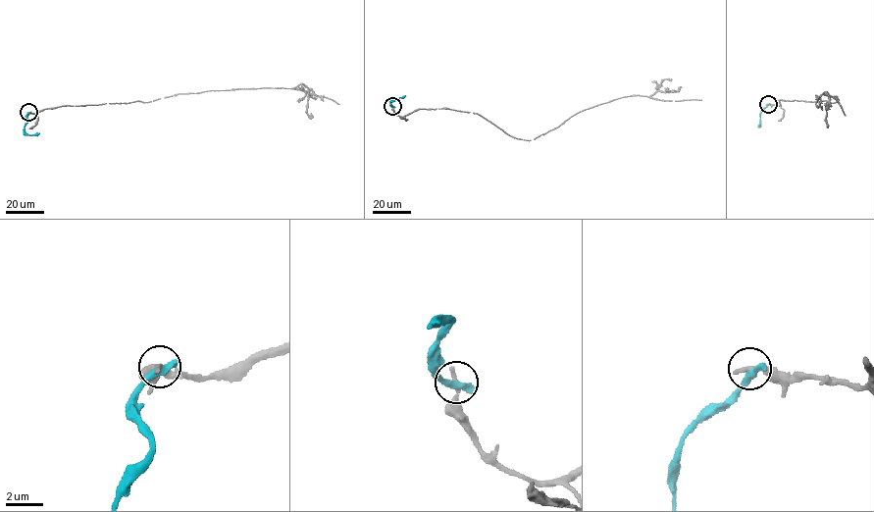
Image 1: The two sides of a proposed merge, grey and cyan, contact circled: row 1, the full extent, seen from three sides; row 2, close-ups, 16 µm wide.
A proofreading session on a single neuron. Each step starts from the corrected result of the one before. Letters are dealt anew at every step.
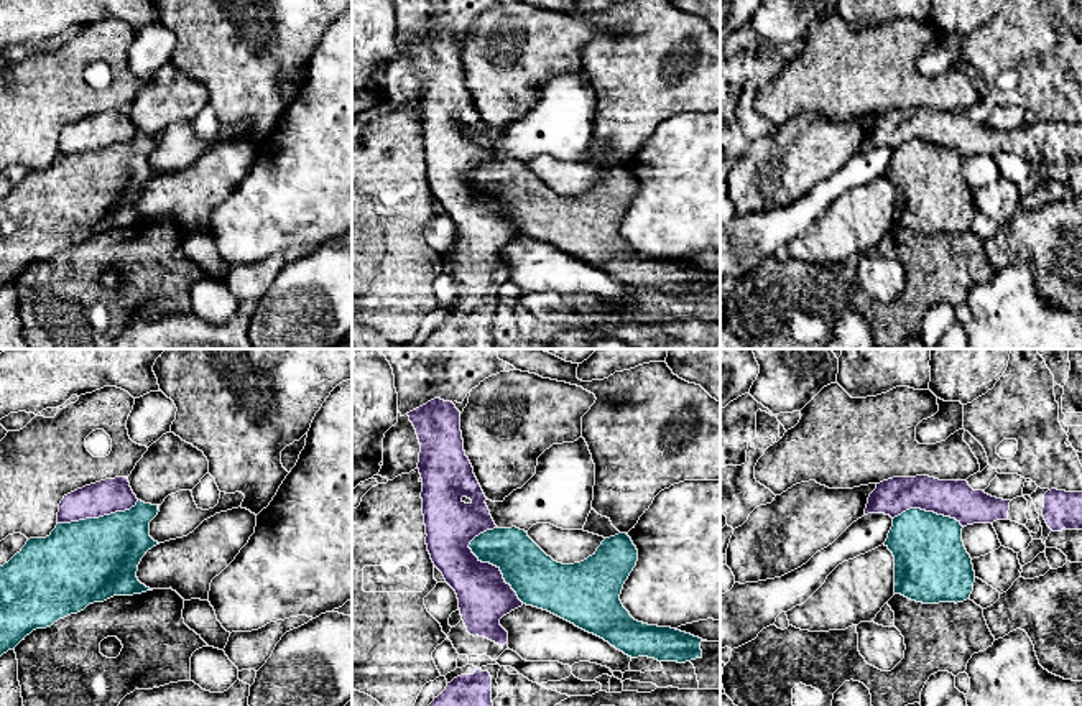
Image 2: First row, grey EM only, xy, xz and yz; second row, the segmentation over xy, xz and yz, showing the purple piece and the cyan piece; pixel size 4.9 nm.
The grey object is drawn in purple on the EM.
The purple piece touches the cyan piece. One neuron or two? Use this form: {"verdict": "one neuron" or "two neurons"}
{"verdict": "two neurons"}

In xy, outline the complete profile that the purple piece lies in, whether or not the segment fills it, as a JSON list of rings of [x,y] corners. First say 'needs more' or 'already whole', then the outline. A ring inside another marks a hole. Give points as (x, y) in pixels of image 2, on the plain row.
already whole; [[[127,109],[105,110],[64,127],[59,135],[58,155],[125,143],[136,133],[138,130]]]

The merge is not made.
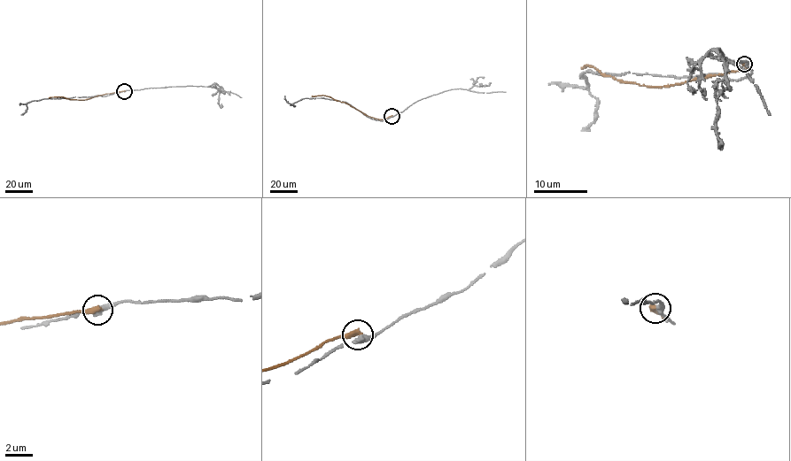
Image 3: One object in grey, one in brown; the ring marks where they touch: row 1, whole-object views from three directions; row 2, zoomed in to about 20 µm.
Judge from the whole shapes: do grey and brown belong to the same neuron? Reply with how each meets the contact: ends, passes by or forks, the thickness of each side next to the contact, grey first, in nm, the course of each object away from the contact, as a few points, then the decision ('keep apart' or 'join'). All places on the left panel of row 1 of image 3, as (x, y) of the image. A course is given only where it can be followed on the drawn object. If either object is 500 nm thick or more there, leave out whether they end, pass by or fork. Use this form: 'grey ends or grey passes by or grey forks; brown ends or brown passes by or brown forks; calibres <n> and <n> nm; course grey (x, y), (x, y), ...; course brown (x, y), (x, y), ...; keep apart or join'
grey passes by; brown ends; calibres 380 and 440 nm; course grey (124, 90), (104, 96), (28, 102), (27, 111), (21, 115); course brown (124, 90), (86, 99), (49, 98); keep apart

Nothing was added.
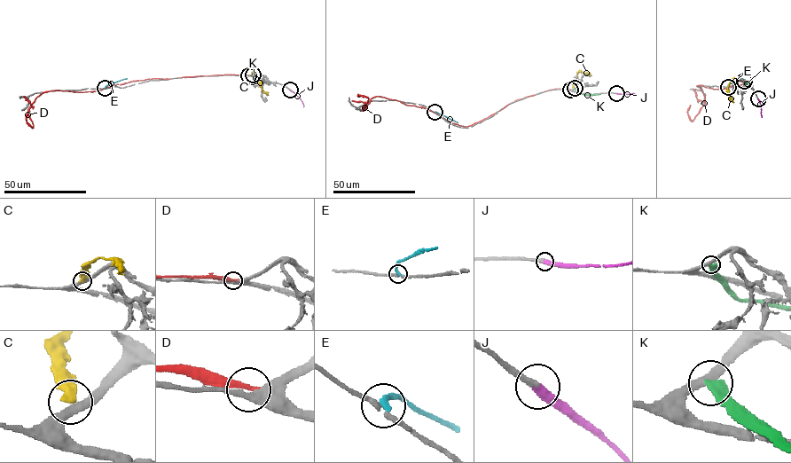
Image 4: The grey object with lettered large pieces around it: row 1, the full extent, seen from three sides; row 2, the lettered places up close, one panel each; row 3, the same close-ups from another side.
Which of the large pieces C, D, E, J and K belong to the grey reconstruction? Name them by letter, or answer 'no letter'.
J

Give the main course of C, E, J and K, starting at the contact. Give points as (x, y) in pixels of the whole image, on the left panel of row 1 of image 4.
C: (252, 74), (254, 70), (258, 71), (262, 91), (268, 95)
E: (105, 88), (127, 78)
J: (290, 90), (301, 99), (303, 106)
K: (253, 74), (258, 81), (275, 83)

